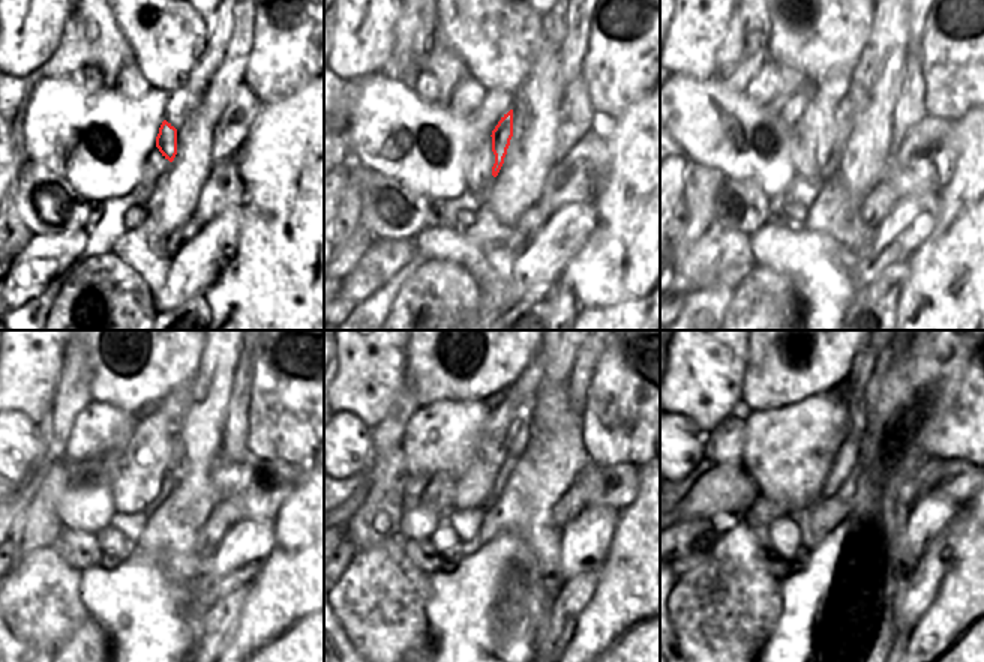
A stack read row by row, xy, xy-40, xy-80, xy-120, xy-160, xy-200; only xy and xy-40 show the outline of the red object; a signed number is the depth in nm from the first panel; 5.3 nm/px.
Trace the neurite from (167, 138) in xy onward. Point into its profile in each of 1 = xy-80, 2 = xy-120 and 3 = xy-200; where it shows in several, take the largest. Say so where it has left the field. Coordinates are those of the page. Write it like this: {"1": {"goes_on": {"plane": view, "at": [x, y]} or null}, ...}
{"1": {"goes_on": {"plane": "xy-80", "at": [843, 117]}}, "2": {"goes_on": {"plane": "xy-120", "at": [176, 457]}}, "3": {"goes_on": {"plane": "xy-200", "at": [855, 412]}}}

